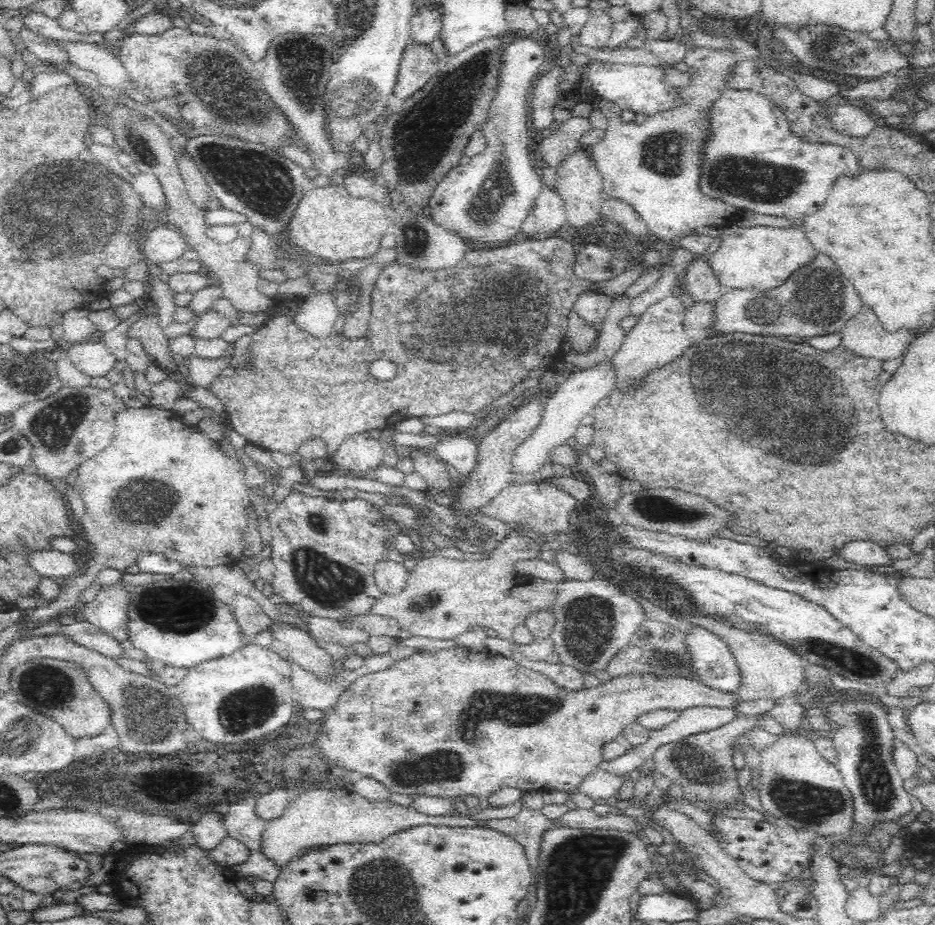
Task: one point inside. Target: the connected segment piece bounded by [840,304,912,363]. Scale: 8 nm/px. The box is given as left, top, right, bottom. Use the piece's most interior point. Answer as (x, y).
(863, 334)

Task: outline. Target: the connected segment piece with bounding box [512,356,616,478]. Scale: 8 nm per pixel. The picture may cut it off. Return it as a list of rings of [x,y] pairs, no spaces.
[[[614,356],[600,360],[600,362],[596,362],[594,366],[588,366],[588,368],[568,371],[568,378],[554,390],[553,398],[548,402],[540,426],[513,451],[514,476],[524,478],[526,474],[540,470],[542,464],[552,464],[554,461],[548,458],[548,451],[556,445],[566,443],[568,438],[574,436],[582,418],[590,415],[600,400],[603,400],[609,392],[612,392],[615,385]]]

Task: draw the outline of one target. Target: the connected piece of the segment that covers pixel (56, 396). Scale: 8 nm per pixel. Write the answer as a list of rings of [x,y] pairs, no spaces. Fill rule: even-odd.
[[[63,384],[55,393],[42,400],[26,402],[24,406],[18,406],[16,412],[12,412],[10,415],[9,421],[17,429],[20,429],[20,433],[28,437],[28,440],[34,445],[34,454],[32,454],[31,461],[32,470],[37,474],[48,478],[57,478],[63,482],[72,470],[78,468],[82,461],[109,444],[116,430],[117,413],[127,409],[128,404],[122,402],[122,398],[116,396],[112,386],[102,389],[91,384],[81,387]]]

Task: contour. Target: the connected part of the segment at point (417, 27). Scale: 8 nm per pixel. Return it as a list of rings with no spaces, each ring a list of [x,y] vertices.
[[[430,1],[419,4],[410,21],[411,34],[409,39],[430,44],[441,34],[442,15]]]

